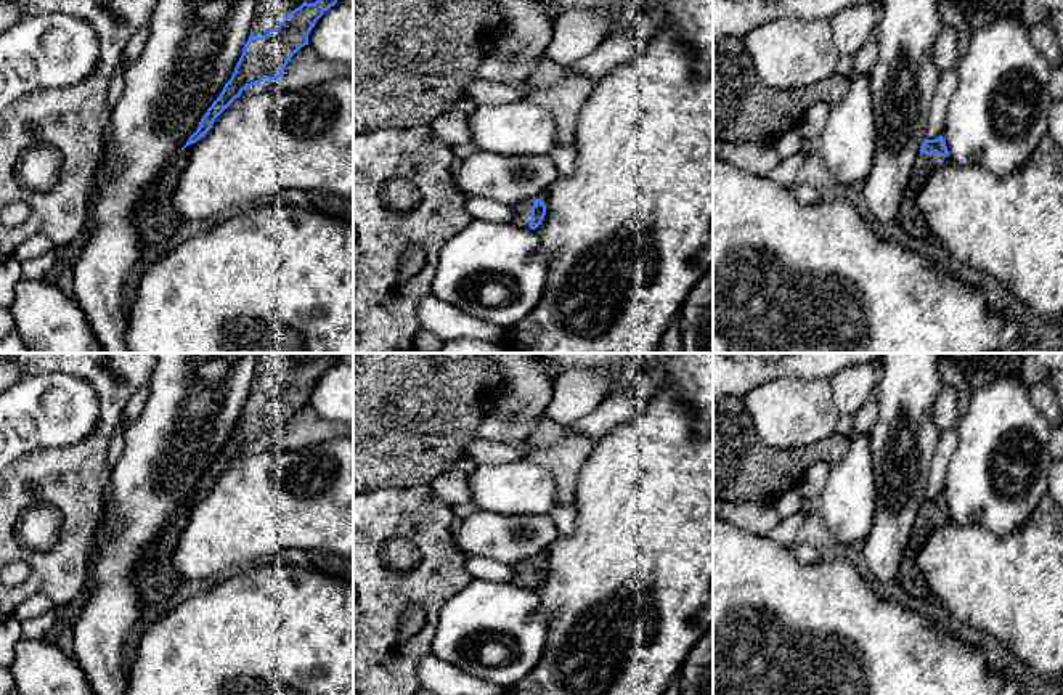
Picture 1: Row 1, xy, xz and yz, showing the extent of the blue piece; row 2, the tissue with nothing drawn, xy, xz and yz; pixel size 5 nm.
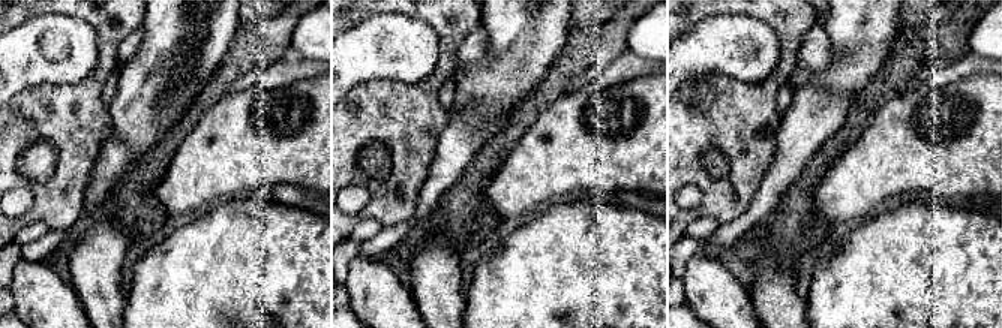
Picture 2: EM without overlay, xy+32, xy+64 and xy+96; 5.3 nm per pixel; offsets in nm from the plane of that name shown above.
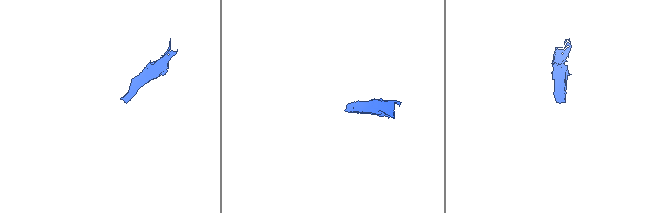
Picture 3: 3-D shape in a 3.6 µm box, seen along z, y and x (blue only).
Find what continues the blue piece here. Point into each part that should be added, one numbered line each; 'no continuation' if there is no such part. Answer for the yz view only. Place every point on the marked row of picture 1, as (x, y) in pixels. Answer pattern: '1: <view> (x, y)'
1: yz (925, 164)

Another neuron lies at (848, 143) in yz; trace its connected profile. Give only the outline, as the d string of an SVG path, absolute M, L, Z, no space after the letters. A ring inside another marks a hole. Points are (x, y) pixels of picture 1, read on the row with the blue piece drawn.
M870 75L851 79L846 96L837 106L830 108L829 120L816 143L837 186L846 189L853 185L862 185L867 180L878 146Z

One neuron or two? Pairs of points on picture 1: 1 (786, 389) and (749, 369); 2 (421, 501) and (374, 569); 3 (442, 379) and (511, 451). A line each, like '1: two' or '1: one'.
1: two
2: one
3: two

